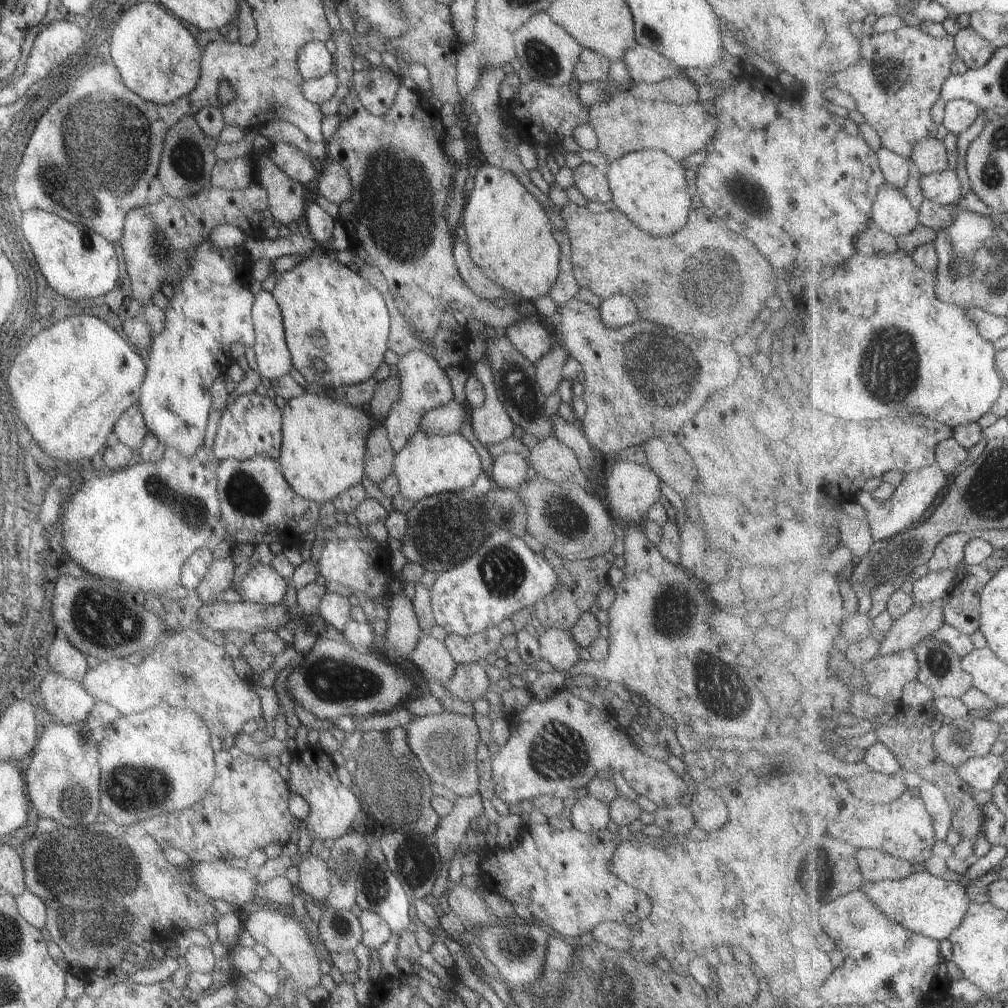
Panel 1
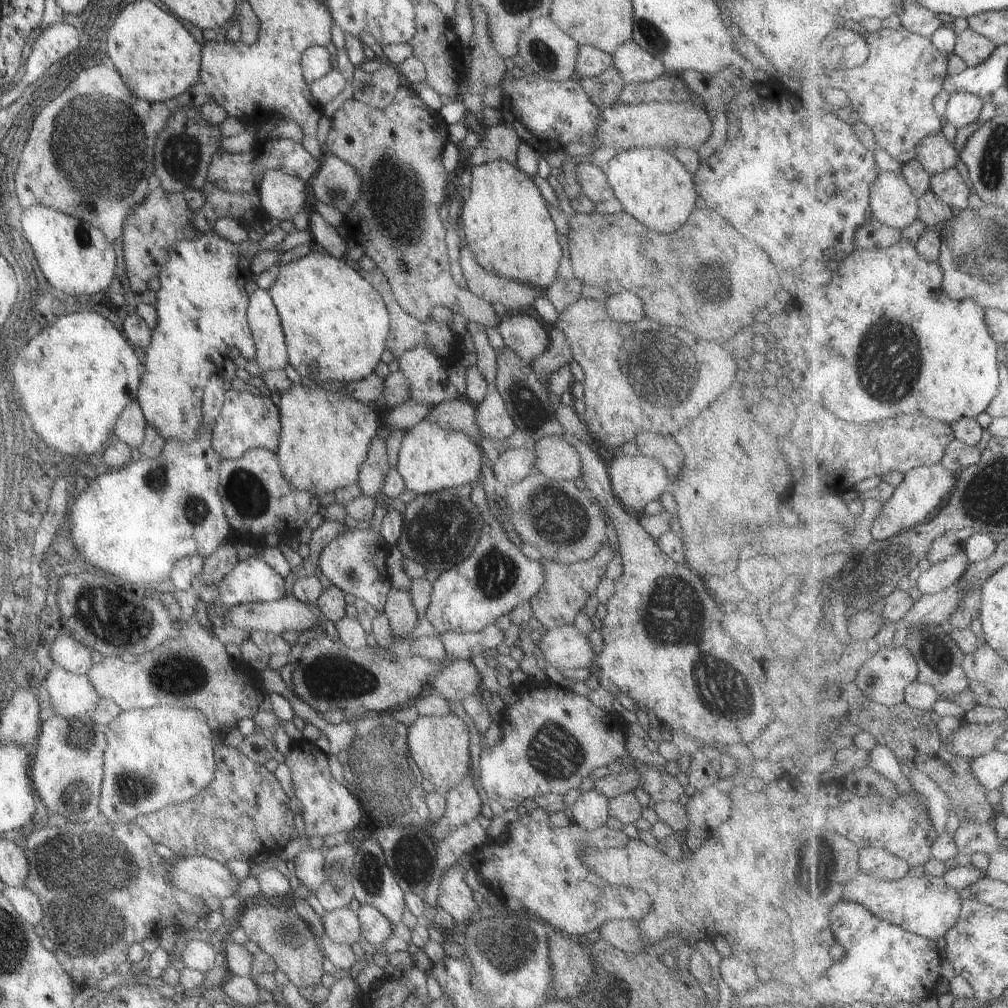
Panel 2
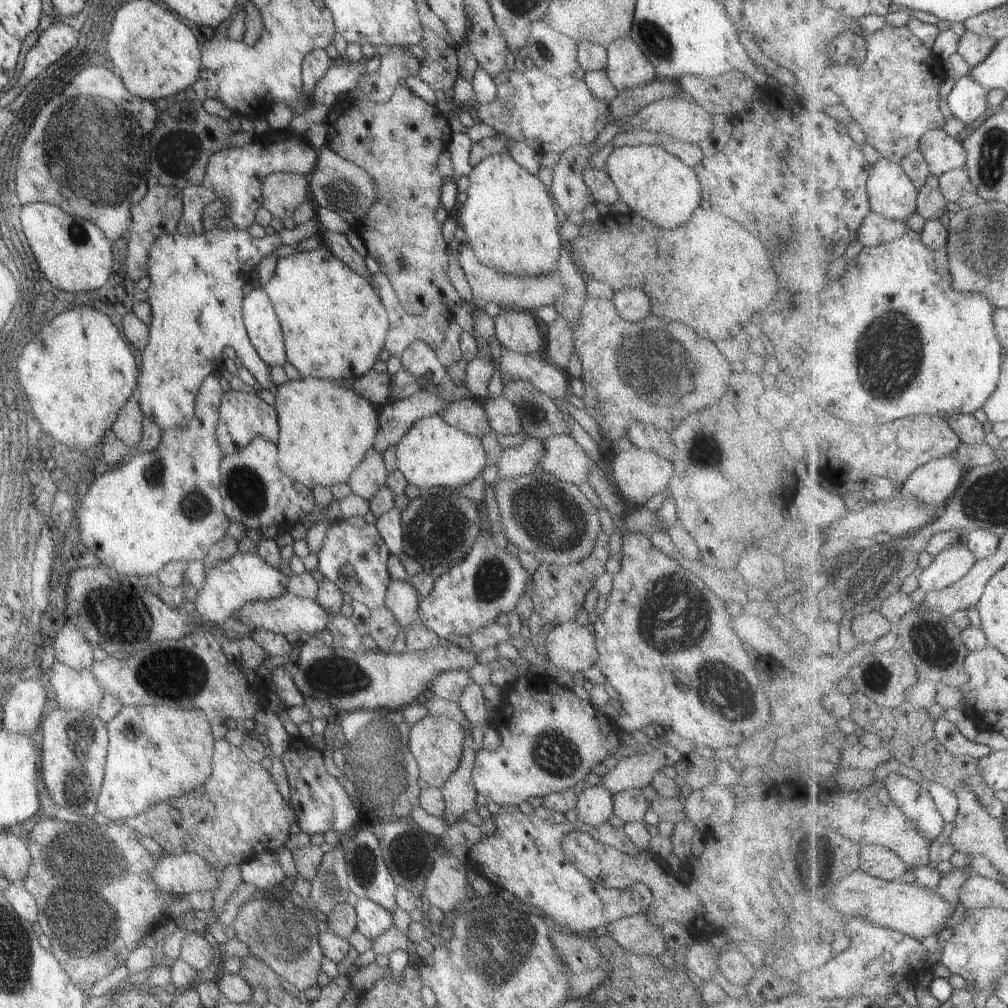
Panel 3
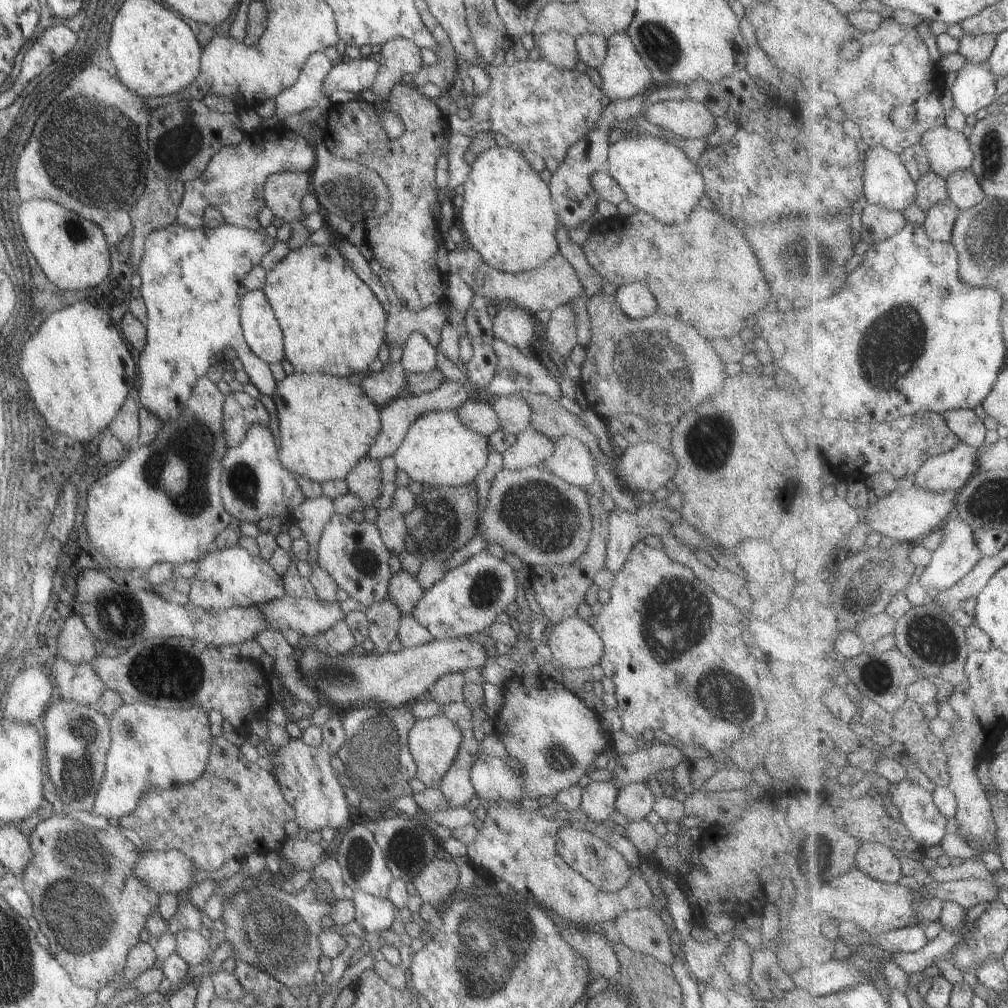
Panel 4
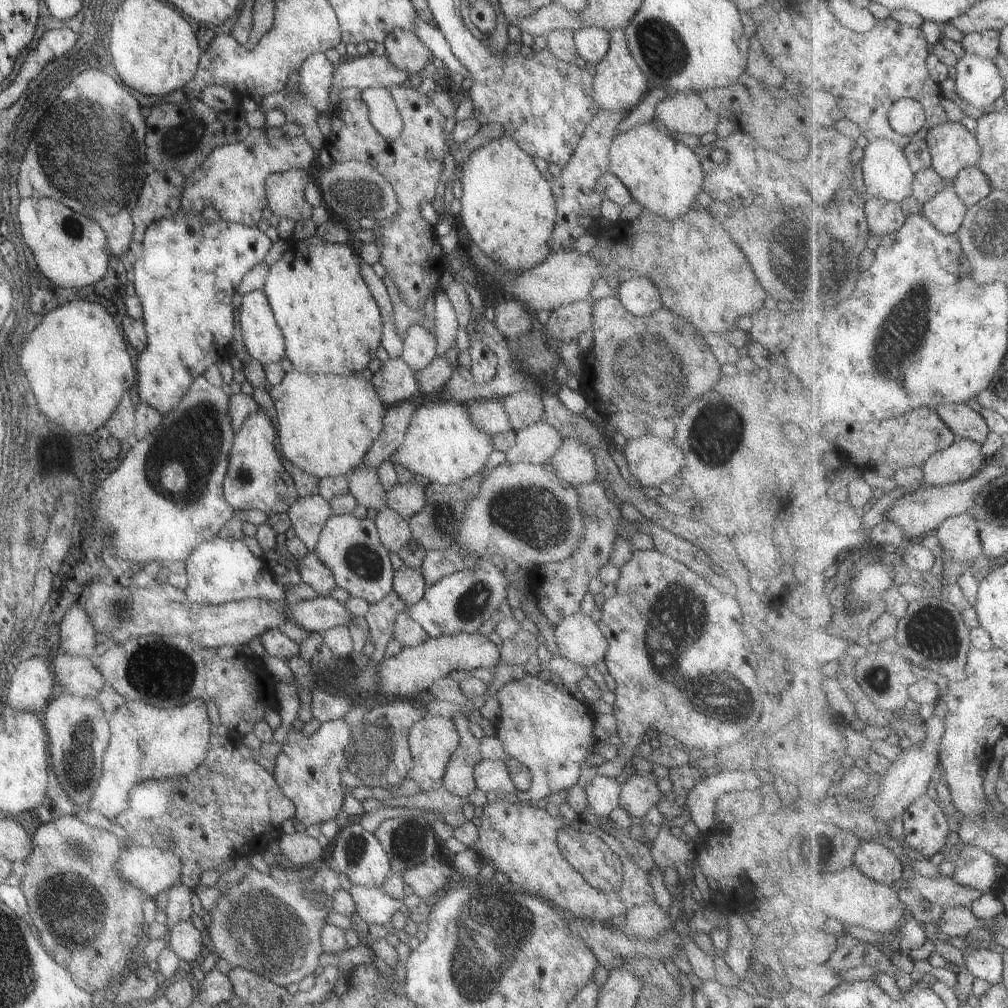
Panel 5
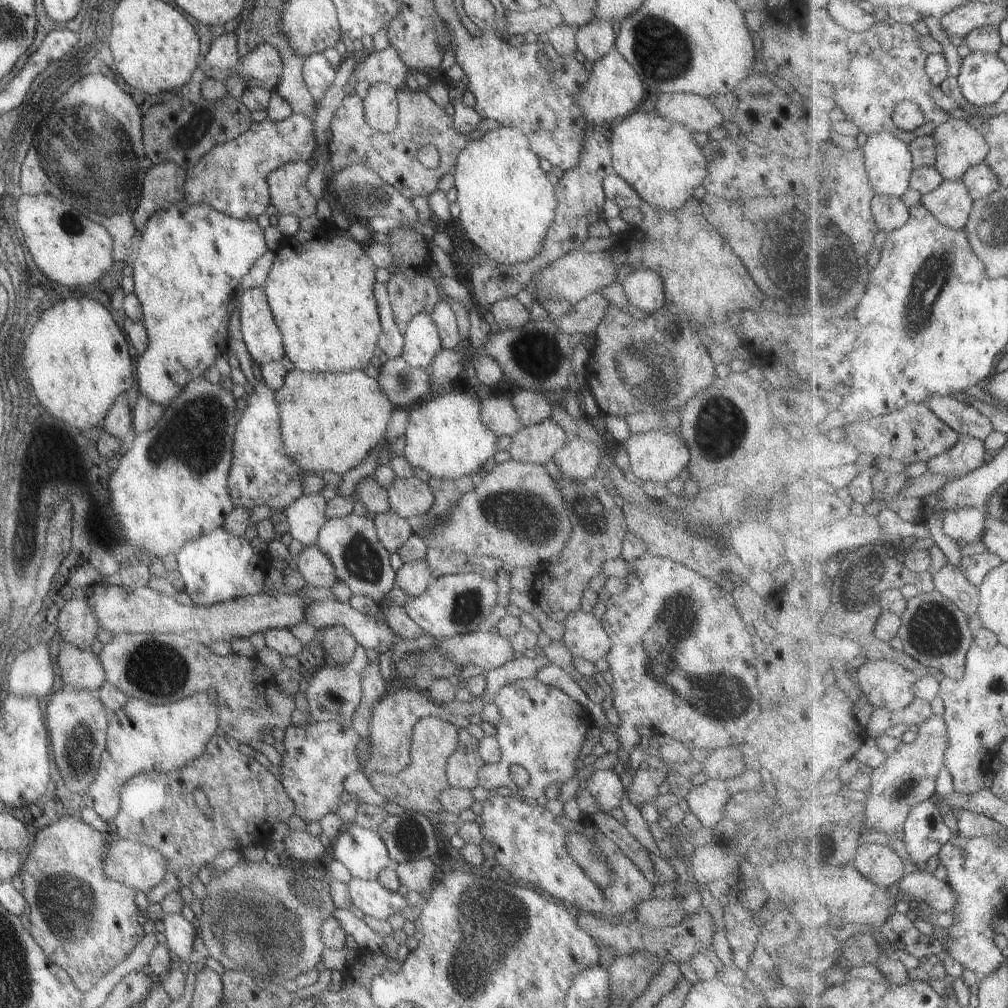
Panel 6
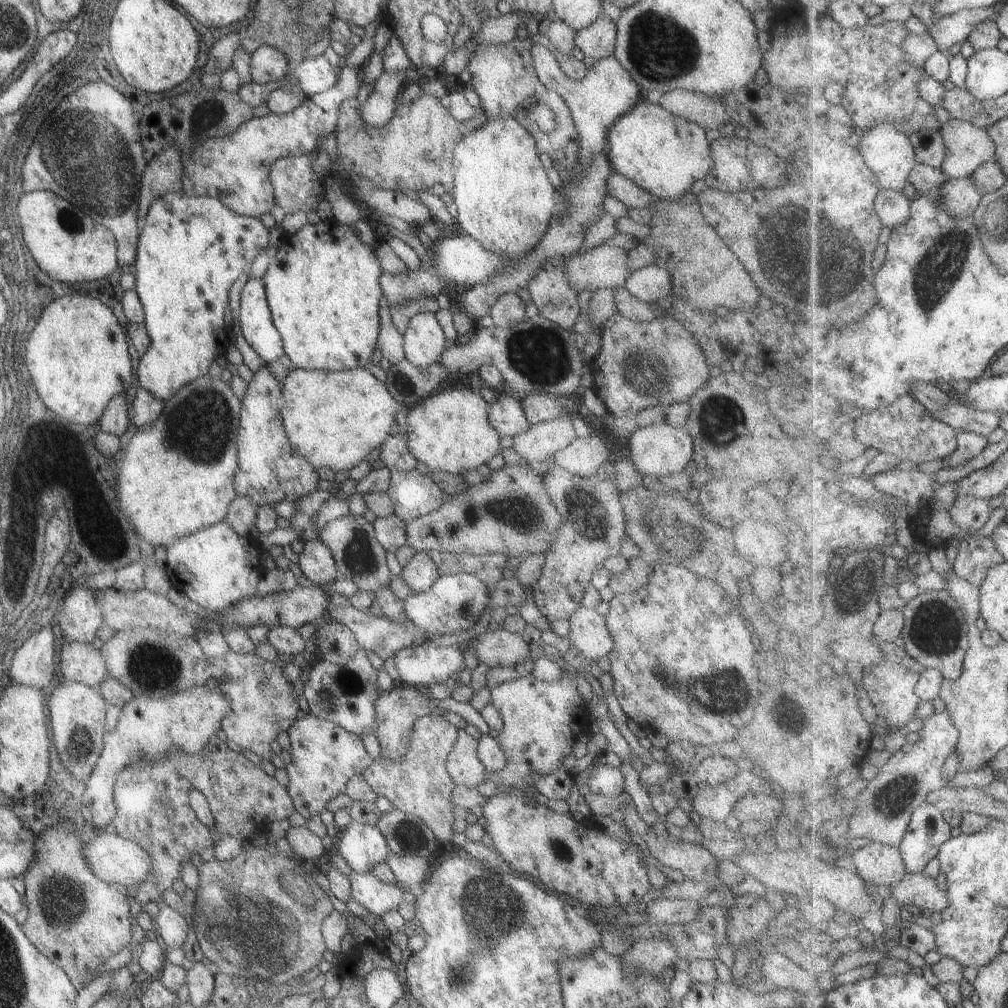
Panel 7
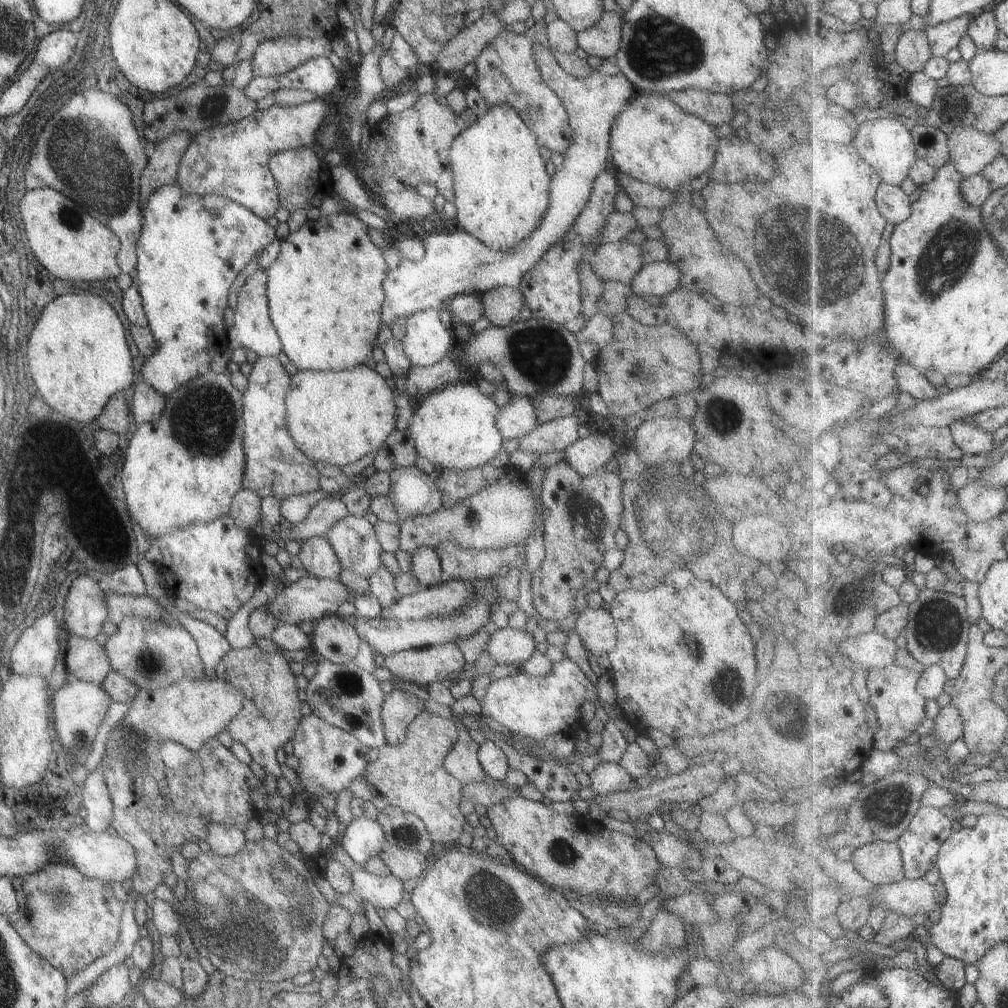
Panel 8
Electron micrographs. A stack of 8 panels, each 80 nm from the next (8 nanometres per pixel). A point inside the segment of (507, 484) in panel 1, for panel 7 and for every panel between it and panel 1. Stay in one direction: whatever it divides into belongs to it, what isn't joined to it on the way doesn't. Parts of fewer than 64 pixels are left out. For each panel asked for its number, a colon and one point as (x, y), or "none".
2: (512, 465)
3: (518, 461)
4: (530, 448)
5: (534, 444)
6: (536, 443)
7: (539, 441)

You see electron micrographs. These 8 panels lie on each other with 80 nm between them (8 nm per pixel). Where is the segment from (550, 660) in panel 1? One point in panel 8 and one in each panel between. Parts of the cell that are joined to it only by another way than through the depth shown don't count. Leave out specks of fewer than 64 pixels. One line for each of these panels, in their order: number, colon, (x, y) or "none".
2: (563, 647)
3: (569, 646)
4: (573, 643)
5: (578, 639)
6: (582, 635)
7: (587, 633)
8: (594, 626)

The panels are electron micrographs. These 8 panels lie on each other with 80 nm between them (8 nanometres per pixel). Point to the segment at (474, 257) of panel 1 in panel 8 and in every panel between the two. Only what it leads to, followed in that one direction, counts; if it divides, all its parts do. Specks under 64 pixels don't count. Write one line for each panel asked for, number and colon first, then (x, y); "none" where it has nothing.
2: (507, 228)
3: (507, 219)
4: (507, 216)
5: (507, 208)
6: (506, 204)
7: (503, 199)
8: (499, 183)

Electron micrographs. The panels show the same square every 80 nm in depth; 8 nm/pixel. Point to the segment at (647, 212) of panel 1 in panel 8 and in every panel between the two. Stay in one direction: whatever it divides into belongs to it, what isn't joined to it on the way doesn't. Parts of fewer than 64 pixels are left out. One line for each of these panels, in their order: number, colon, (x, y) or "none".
2: (653, 187)
3: (654, 184)
4: (656, 178)
5: (663, 176)
6: (656, 157)
7: (664, 155)
8: (651, 140)

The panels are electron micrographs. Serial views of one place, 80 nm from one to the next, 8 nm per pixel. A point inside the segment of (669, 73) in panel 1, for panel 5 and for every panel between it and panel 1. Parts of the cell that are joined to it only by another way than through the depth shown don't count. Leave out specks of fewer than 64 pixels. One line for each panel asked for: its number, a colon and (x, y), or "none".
2: (634, 65)
3: (626, 66)
4: (622, 73)
5: (617, 84)

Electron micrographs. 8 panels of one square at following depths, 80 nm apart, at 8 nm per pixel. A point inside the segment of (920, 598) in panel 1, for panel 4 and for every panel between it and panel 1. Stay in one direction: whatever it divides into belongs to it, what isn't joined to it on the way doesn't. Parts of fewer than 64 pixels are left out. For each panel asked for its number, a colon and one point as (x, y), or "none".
2: (937, 578)
3: (950, 565)
4: (958, 553)

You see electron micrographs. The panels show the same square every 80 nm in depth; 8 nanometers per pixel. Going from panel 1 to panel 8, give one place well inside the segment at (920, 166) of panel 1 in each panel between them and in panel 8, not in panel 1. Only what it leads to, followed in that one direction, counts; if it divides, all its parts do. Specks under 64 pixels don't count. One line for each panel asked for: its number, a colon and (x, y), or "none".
2: (936, 154)
3: (943, 153)
4: (948, 150)
5: (953, 148)
6: (959, 146)
7: (969, 146)
8: (971, 150)

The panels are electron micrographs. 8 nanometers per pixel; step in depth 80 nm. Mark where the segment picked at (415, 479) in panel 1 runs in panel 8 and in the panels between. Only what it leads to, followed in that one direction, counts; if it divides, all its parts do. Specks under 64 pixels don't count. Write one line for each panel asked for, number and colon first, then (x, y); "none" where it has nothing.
2: (429, 459)
3: (430, 453)
4: (437, 450)
5: (439, 443)
6: (443, 436)
7: (448, 431)
8: (454, 427)

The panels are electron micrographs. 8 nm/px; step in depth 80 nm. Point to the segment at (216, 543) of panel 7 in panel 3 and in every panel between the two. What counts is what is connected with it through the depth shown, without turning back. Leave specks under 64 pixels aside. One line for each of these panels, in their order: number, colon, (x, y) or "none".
3: (244, 577)
4: (227, 577)
5: (219, 570)
6: (217, 566)

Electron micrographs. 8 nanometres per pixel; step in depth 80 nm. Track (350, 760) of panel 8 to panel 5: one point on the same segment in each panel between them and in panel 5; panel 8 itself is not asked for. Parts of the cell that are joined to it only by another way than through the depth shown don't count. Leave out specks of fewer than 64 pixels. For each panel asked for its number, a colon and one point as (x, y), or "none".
5: (306, 770)
6: (316, 757)
7: (324, 756)

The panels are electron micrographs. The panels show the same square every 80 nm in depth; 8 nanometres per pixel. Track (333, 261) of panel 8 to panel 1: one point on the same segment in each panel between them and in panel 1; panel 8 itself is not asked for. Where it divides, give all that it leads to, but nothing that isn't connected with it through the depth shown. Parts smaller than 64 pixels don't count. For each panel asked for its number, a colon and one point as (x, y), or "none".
1: (331, 317)
2: (334, 323)
3: (333, 324)
4: (331, 323)
5: (330, 324)
6: (318, 289)
7: (321, 288)

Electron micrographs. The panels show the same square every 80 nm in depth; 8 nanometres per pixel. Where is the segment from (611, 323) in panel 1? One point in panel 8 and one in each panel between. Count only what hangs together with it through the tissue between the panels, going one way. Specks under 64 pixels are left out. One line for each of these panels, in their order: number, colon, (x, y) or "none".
2: (624, 306)
3: (631, 304)
4: (634, 300)
5: (637, 295)
6: (643, 289)
7: (651, 283)
8: (656, 278)

